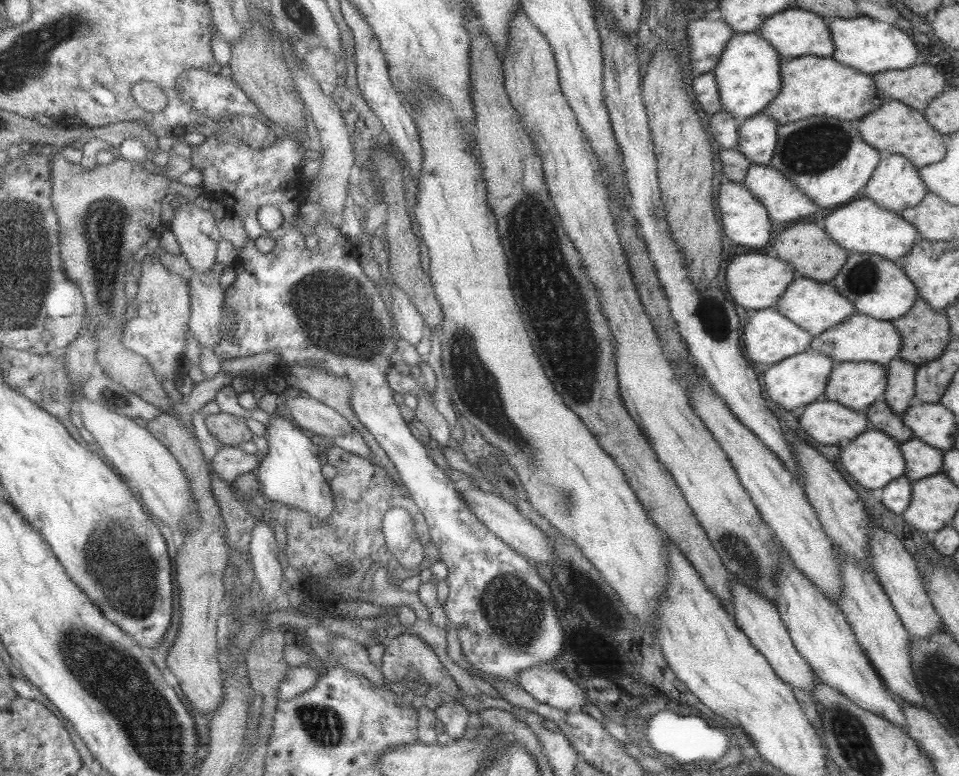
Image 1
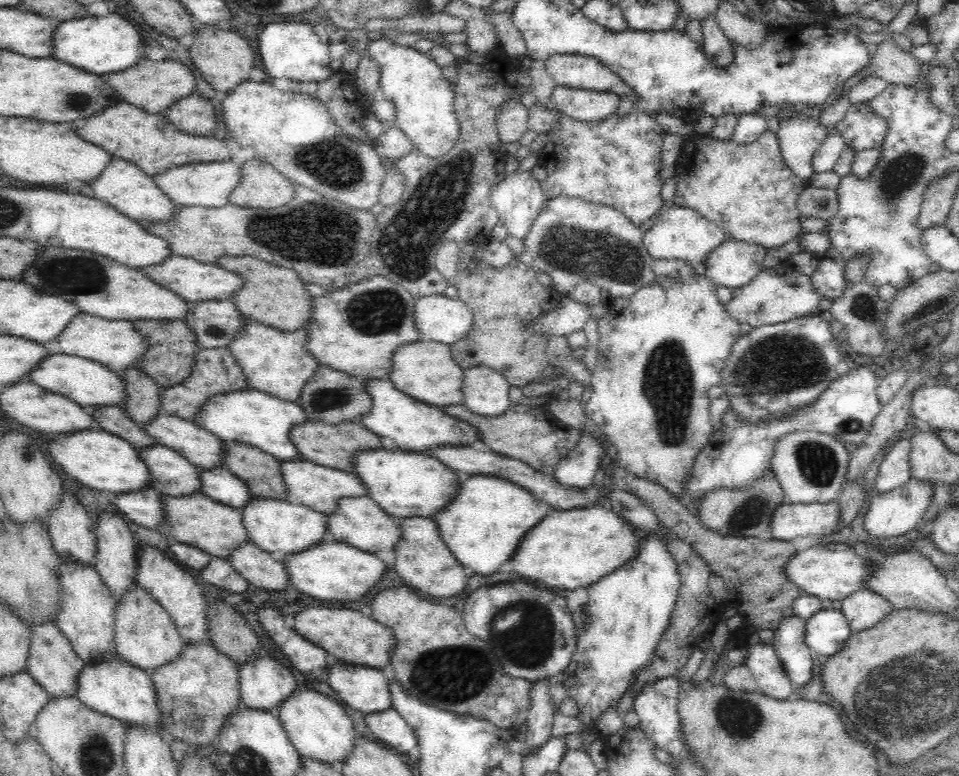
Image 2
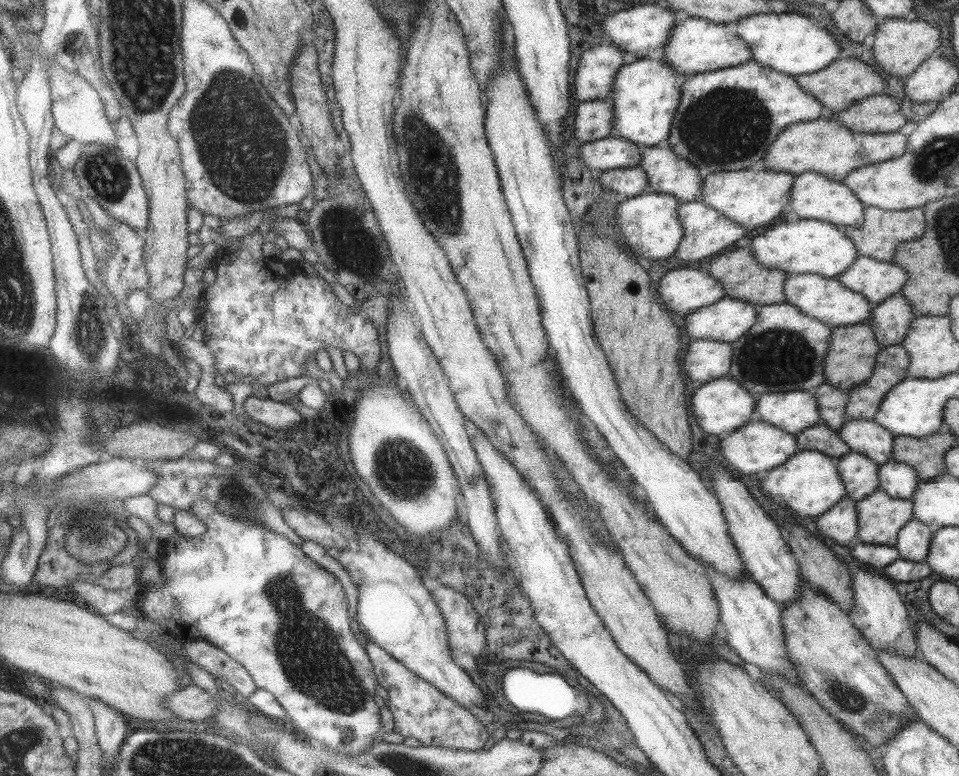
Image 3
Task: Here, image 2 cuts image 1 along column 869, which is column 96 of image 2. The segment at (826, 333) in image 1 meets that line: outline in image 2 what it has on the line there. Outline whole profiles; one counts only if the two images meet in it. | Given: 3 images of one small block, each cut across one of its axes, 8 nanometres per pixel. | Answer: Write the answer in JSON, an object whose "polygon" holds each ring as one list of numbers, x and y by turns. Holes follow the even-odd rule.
{"polygon":[[78,311,73,319,57,334,53,343,56,350,69,355,80,356,104,365,112,372,136,367,141,354,147,347,146,341,133,329,130,320,104,320]]}

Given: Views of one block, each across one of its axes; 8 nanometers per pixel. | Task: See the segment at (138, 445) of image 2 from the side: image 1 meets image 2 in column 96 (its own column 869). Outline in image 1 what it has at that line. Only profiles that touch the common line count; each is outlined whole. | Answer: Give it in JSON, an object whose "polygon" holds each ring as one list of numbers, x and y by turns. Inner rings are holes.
{"polygon":[[882,399,868,406,863,413,869,428,880,430,887,436,895,438,899,443,914,438,911,430,901,422,900,415,889,410,889,406]]}

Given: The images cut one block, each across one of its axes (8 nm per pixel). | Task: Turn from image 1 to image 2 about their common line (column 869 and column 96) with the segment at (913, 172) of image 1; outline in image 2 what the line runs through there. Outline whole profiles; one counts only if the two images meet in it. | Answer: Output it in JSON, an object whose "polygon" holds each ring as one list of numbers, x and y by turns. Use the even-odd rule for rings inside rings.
{"polygon":[[112,159,104,170,98,174,98,178,86,181,81,189,81,194,114,208,116,212,138,222,158,222,170,220,171,214,178,205,173,202,154,184,153,176,148,176,136,165,121,159]]}

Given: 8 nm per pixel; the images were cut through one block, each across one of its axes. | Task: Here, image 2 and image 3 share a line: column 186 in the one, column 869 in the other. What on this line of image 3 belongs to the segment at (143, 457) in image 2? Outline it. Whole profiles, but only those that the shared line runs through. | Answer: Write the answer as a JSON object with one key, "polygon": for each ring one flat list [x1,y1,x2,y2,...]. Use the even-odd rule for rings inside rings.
{"polygon":[[849,451,838,457,836,469,845,488,845,497,858,501,877,489,878,466,879,464,856,452]]}

